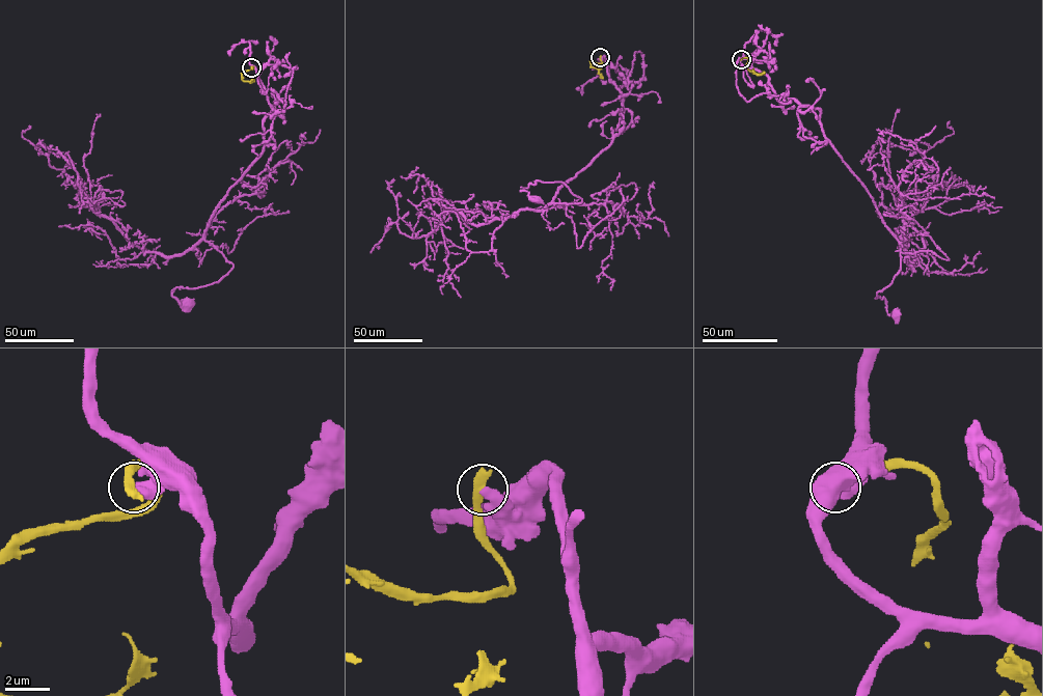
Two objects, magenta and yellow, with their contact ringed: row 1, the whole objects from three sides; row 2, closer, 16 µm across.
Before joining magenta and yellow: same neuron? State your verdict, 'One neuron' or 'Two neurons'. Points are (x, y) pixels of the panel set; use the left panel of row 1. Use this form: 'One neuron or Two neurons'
Two neurons

